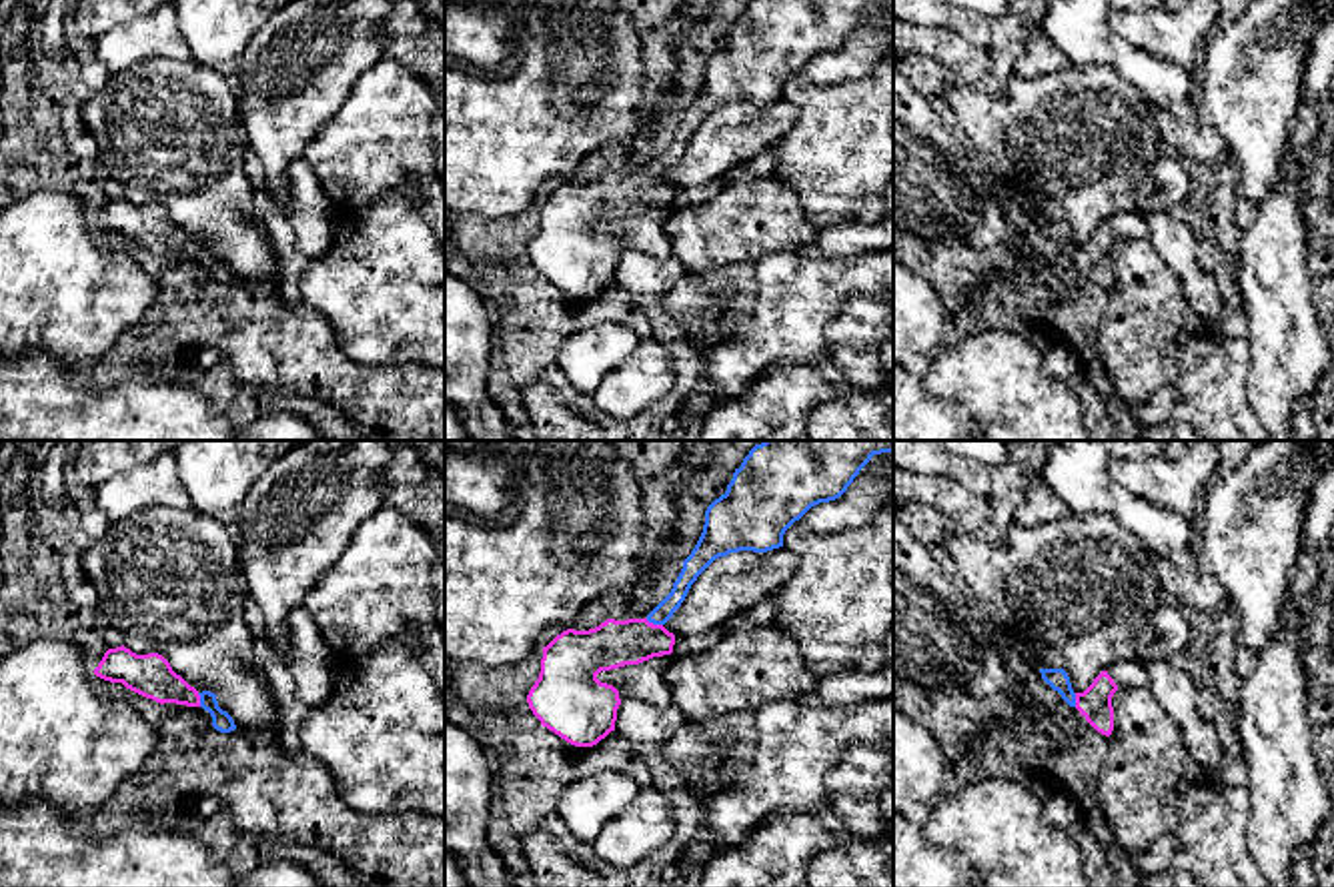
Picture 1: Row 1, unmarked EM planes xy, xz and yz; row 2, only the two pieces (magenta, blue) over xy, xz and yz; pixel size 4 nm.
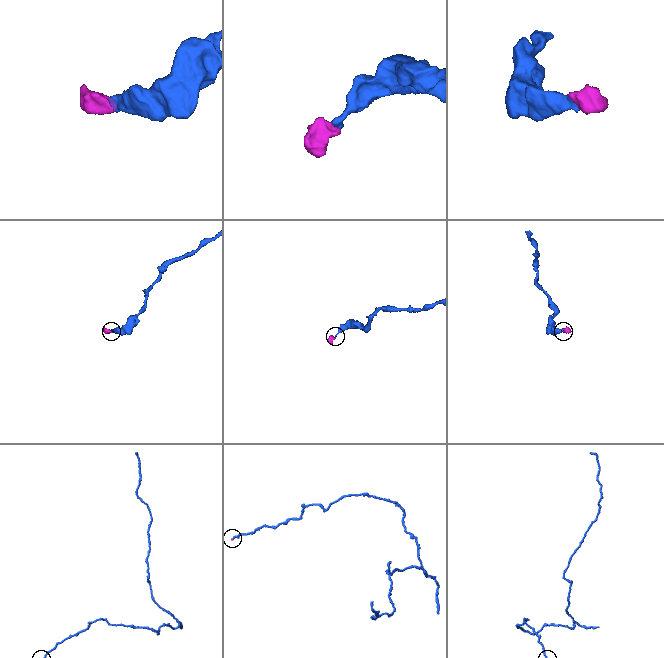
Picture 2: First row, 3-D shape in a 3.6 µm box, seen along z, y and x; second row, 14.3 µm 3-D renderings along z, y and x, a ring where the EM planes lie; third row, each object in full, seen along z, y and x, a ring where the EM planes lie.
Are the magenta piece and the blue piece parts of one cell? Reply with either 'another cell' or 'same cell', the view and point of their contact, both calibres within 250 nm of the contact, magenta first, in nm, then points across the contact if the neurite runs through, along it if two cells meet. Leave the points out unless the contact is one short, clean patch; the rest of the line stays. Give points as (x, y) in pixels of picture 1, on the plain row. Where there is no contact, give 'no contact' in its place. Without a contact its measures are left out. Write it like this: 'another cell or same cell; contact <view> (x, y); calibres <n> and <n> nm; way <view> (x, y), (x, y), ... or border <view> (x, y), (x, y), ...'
same cell; contact xz (651, 175); calibres 190 and 80 nm; way xz (613, 195), (633, 193), (651, 175), (663, 163)

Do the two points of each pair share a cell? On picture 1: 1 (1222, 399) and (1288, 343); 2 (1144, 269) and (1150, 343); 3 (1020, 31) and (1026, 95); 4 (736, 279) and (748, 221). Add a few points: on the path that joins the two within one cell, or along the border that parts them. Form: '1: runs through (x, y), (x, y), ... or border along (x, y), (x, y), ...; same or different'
1: border along (1246, 339), (1250, 355), (1246, 401), (1260, 419); different
2: runs through (1146, 287), (1146, 325); same
3: border along (1012, 71), (1004, 85); different
4: border along (752, 261), (736, 261), (694, 275); different

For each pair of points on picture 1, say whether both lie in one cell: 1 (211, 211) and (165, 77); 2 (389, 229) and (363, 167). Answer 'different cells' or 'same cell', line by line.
1: same cell
2: different cells

